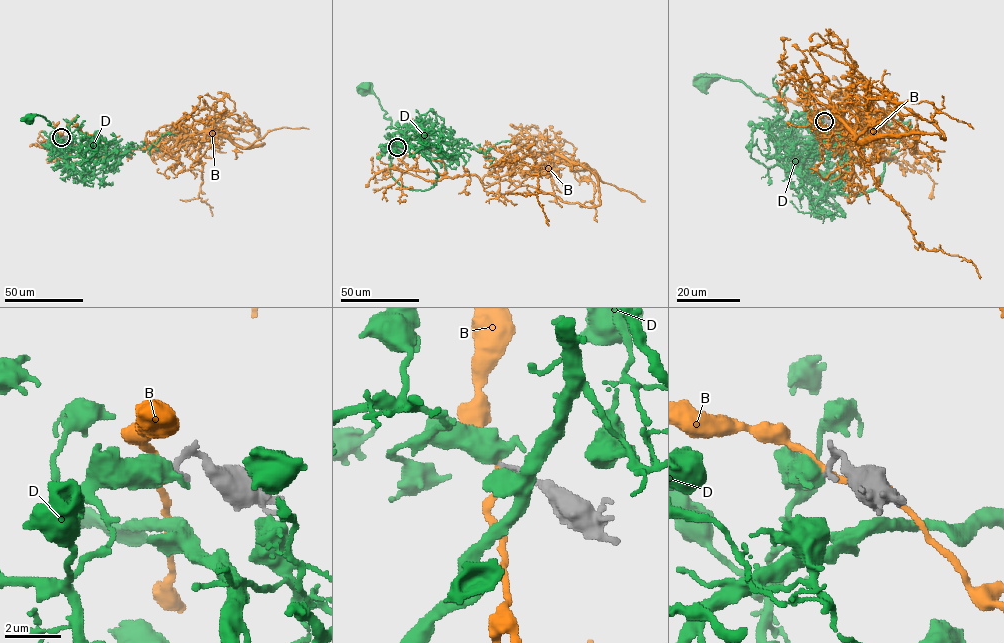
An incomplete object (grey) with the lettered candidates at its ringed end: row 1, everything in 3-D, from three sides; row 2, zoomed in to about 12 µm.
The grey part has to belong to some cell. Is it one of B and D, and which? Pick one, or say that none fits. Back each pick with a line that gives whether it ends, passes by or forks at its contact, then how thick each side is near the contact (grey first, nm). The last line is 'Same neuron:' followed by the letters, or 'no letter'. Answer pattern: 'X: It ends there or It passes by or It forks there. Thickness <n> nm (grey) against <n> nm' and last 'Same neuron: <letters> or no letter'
D: It passes by. Thickness 240 nm (grey) against 480 nm
Same neuron: D

